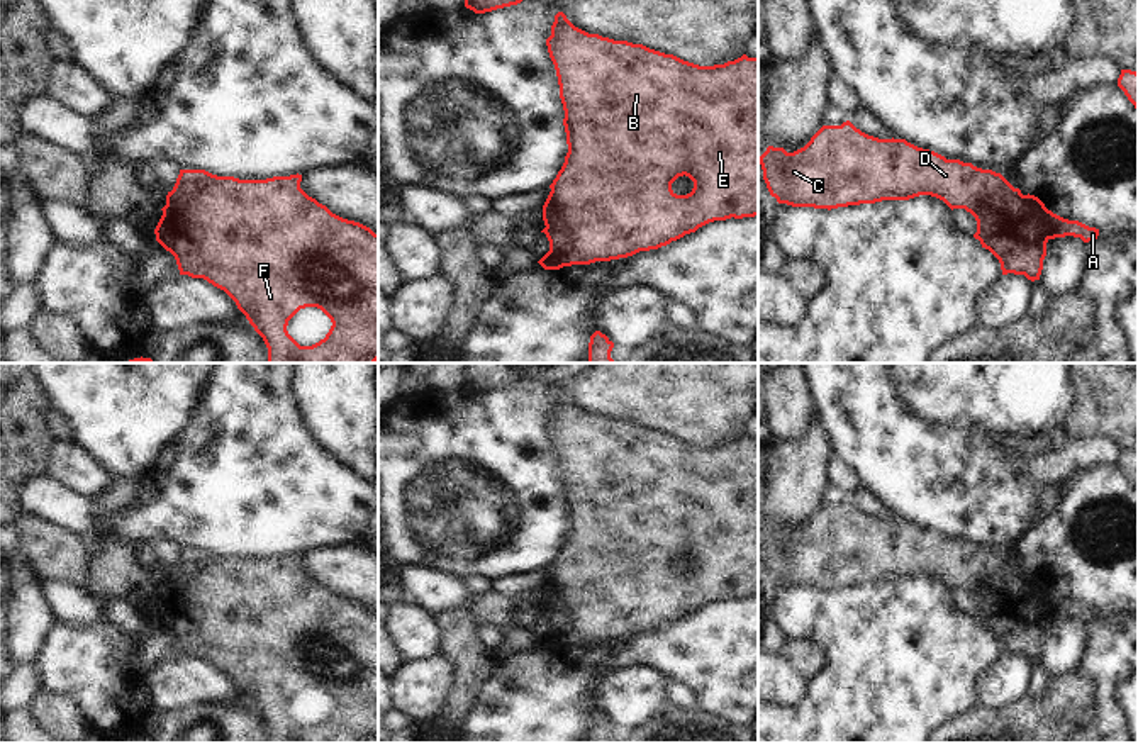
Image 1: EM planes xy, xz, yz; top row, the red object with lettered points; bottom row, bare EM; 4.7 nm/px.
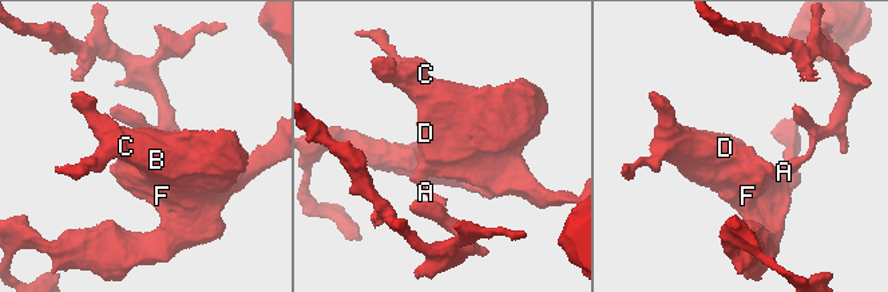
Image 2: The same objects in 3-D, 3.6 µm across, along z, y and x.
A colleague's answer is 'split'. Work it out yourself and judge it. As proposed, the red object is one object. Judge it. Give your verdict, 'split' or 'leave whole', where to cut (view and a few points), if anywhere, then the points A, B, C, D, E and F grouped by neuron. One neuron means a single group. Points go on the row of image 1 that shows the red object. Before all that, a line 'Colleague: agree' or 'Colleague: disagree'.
Colleague: agree
split; cut in yz along (999, 204), (1006, 214), (1028, 219), (1050, 238); A / B C D E F

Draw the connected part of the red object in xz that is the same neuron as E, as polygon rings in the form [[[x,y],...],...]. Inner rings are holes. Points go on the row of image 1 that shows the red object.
[[[563,12],[555,15],[546,39],[565,110],[568,153],[543,205],[544,226],[566,231],[563,258],[590,265],[658,249],[726,219],[758,215],[758,58],[699,66],[643,44],[614,41],[575,27]],[[689,176],[694,188],[677,195],[672,183]]]

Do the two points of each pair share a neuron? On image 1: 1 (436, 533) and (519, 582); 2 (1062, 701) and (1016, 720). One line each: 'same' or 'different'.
1: different
2: same

